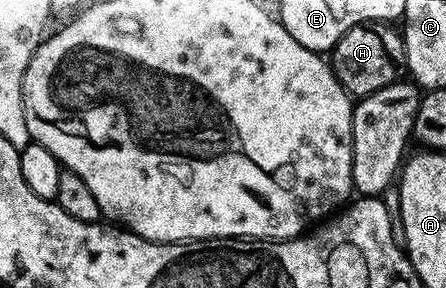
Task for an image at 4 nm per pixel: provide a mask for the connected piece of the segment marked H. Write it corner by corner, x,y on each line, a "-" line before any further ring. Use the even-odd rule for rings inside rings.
389,22
351,26
351,30
347,30
347,34
343,34
331,49
333,73
350,97
370,96
375,94
375,90
383,90
383,86
391,86
406,75
405,38
393,28
396,27

